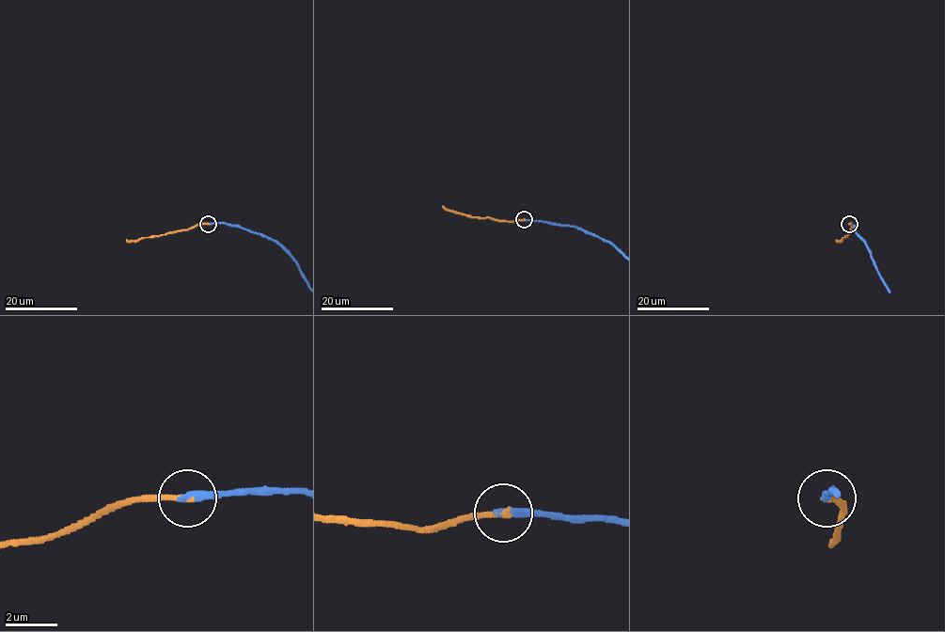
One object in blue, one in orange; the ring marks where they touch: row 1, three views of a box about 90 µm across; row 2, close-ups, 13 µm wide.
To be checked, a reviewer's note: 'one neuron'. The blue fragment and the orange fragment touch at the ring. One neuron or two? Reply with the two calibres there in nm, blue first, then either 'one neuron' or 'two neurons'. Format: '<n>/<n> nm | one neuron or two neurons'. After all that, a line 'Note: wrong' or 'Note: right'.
360/260 nm | one neuron
Note: right

